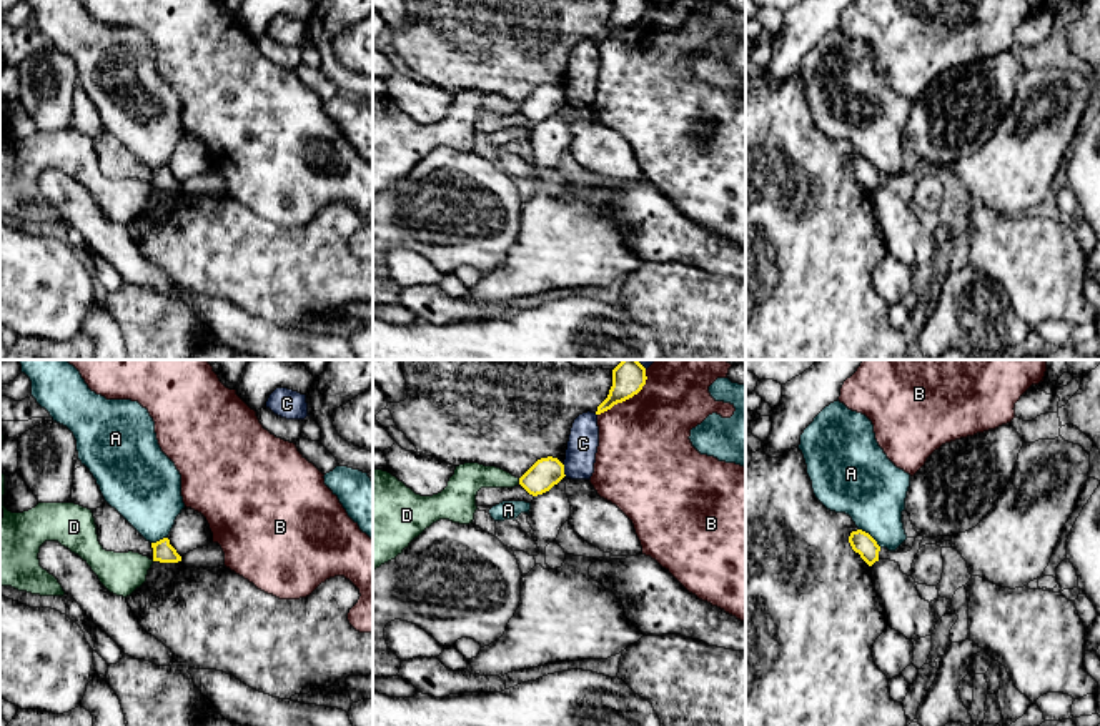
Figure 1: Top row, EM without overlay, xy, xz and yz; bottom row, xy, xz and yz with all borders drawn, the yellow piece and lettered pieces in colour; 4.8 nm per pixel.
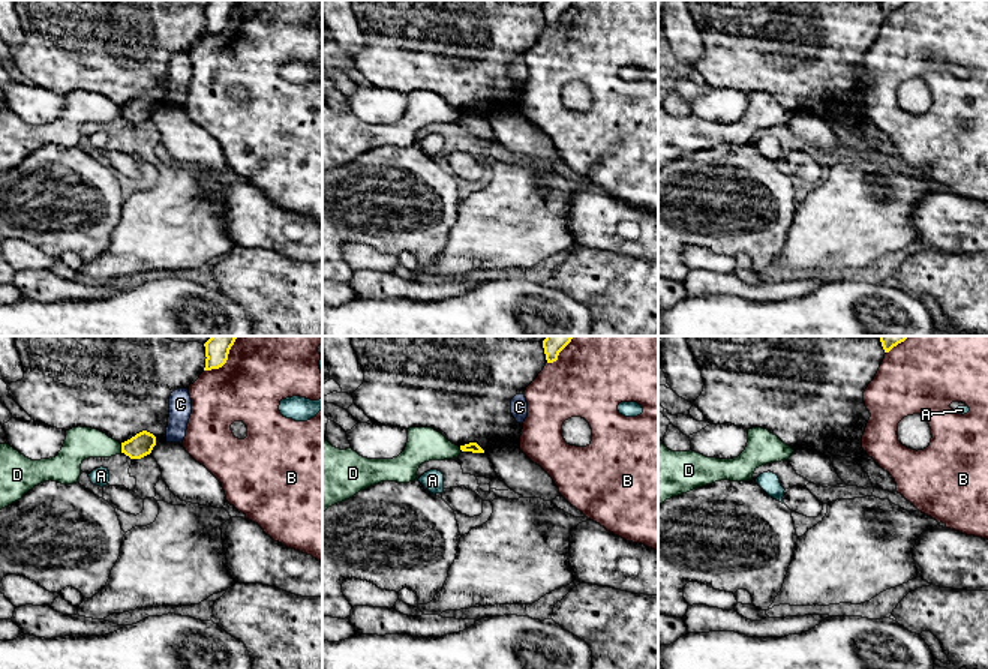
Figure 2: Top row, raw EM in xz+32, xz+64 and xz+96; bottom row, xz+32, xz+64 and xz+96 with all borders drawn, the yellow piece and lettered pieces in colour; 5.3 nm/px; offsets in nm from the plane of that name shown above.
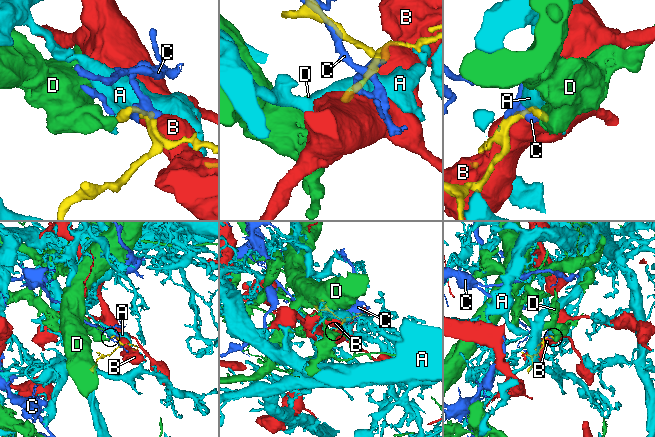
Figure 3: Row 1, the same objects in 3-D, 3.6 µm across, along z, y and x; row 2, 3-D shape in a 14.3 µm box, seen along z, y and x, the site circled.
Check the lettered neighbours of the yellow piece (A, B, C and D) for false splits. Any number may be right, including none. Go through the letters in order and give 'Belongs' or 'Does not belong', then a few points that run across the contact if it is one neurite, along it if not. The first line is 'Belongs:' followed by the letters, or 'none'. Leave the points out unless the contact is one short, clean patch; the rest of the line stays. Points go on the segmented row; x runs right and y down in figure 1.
Belongs: none
A: Does not belong
B: Does not belong
C: Does not belong
D: Does not belong. Line: xz (518, 478), (520, 483)

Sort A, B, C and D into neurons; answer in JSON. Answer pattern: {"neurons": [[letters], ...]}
{"neurons": [["A"], ["B"], ["C"], ["D"]]}

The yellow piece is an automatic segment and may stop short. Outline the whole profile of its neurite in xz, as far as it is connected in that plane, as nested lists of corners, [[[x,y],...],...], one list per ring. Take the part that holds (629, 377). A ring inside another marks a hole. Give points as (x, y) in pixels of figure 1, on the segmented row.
[[[622,360],[612,370],[612,386],[607,398],[597,406],[596,415],[601,415],[611,410],[614,405],[637,395],[646,385],[646,380],[646,368],[637,360]]]

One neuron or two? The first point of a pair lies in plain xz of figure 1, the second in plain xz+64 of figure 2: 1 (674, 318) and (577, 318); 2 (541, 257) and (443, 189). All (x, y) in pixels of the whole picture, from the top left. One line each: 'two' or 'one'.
1: two
2: two

